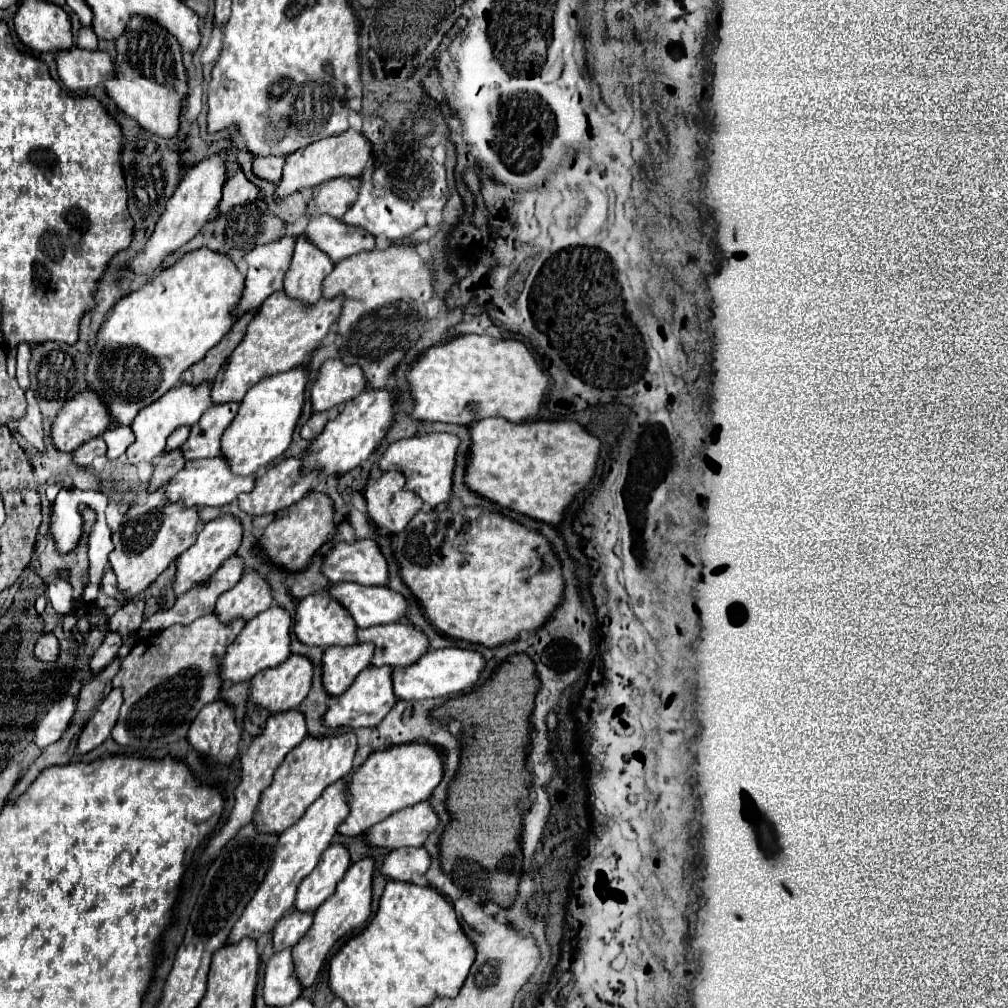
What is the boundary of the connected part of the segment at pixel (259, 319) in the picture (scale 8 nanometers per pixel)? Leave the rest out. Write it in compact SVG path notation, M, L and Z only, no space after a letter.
M274 292L262 302L256 316L246 328L246 334L238 348L234 348L232 356L226 360L226 370L222 372L222 382L212 382L212 402L240 402L246 392L256 386L262 378L274 376L280 372L288 372L298 368L312 356L320 340L328 334L328 328L338 320L342 310L342 298L334 300L318 300L314 306L302 306L302 302L294 302L284 292Z

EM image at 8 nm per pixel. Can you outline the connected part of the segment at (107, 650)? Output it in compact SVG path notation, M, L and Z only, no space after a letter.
M114 632L106 634L104 642L100 644L100 648L94 652L94 656L90 660L90 672L92 674L102 672L116 658L116 652L118 652L120 644L122 644L122 638L118 634L114 634Z

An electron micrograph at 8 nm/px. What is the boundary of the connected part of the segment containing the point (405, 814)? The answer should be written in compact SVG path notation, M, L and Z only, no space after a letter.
M420 802L418 806L398 810L384 822L372 826L364 842L374 848L402 848L402 846L422 846L428 834L438 826L438 816L430 808L428 802Z

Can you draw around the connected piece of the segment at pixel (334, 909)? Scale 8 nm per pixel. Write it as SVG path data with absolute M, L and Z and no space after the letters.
M364 858L356 864L352 864L348 868L348 872L344 874L344 878L338 882L336 892L320 906L314 910L314 924L308 930L308 934L304 934L302 942L298 942L292 948L292 958L296 964L296 978L302 984L302 988L310 988L324 964L324 958L328 956L328 952L332 950L332 946L346 936L350 930L358 928L360 924L364 924L370 916L370 904L372 904L372 868L374 862L372 858Z

